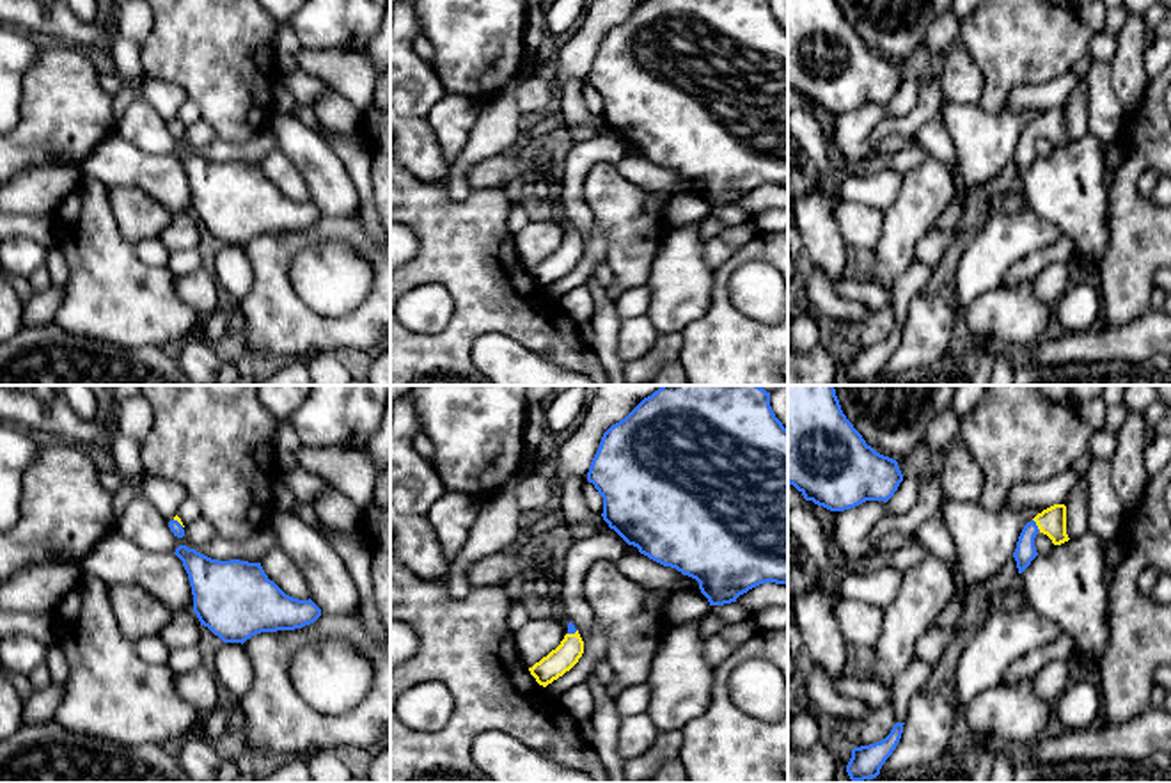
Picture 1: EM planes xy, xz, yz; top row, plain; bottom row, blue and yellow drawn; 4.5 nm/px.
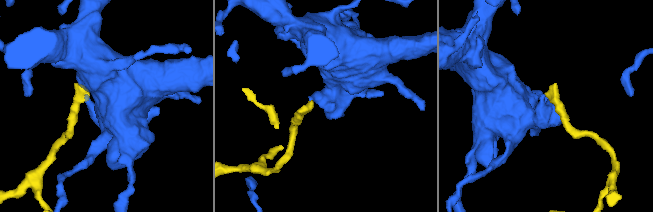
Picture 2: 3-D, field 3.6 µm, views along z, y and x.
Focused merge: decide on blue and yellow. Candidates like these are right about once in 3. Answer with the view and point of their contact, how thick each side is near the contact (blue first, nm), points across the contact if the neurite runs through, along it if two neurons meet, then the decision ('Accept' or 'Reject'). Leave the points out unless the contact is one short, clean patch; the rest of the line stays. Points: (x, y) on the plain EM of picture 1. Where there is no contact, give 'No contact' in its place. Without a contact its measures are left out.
Touches blue at yz (1035, 126). Thickness 90 nm (blue) against 130 nm. Path across: yz (1026, 153), (1026, 139), (1035, 126), (1053, 123). Accept

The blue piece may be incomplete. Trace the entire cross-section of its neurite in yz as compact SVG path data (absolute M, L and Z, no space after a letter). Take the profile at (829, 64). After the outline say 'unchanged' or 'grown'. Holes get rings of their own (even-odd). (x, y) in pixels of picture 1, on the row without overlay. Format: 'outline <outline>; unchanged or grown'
outline M788 0L788 85L806 103L845 114L866 103L887 105L901 83L898 64L866 46L837 0Z; unchanged

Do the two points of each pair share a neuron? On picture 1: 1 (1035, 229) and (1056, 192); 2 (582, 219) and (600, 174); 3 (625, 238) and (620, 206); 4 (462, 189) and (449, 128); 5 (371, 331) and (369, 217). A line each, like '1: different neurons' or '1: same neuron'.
1: different neurons
2: different neurons
3: same neuron
4: different neurons
5: different neurons

